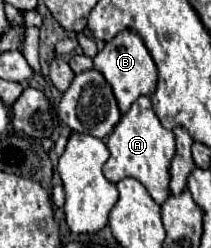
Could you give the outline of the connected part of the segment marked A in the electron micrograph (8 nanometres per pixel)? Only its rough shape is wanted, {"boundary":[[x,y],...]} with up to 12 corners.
{"boundary":[[139,97],[105,139],[111,183],[169,197],[175,137]]}

